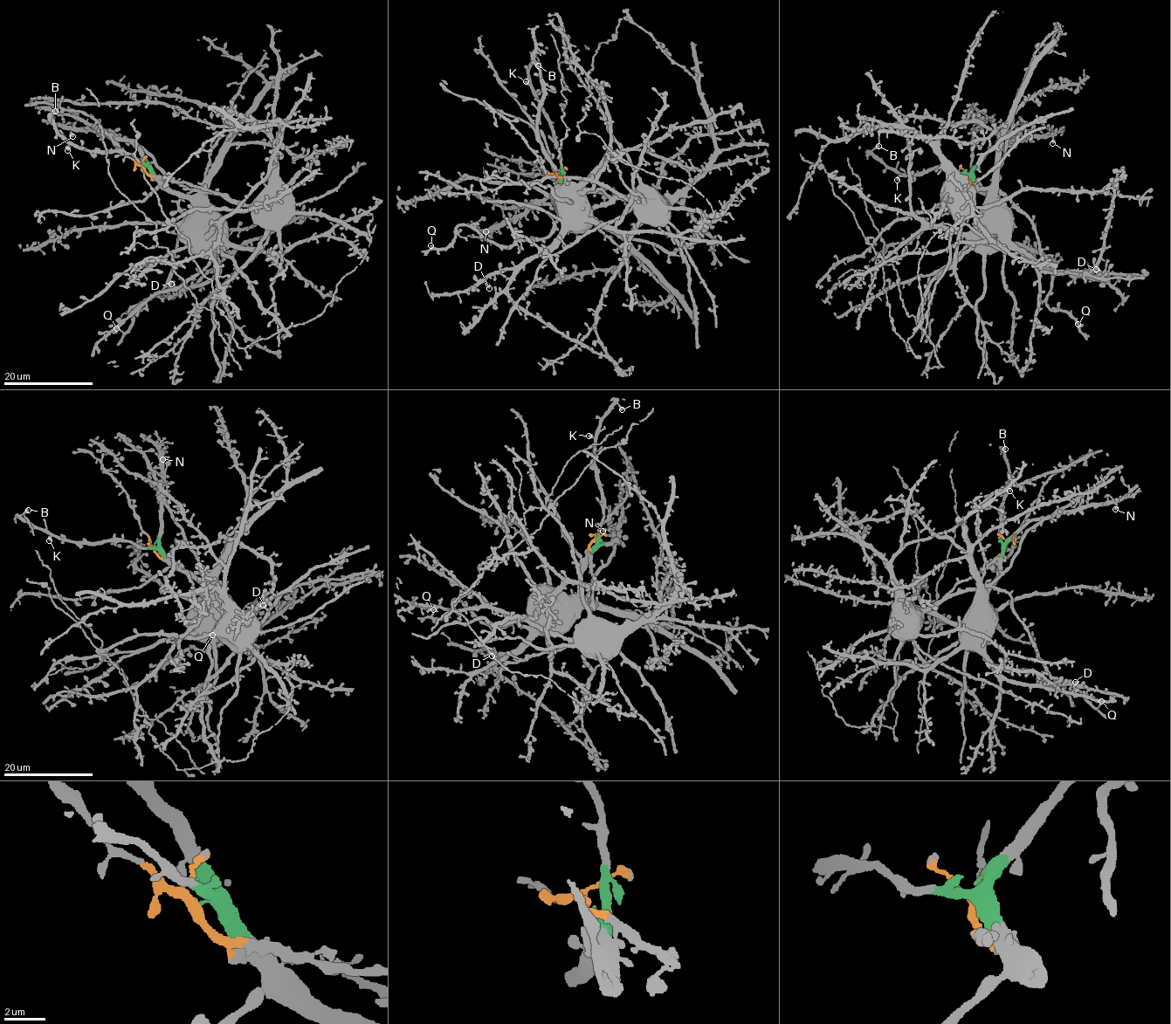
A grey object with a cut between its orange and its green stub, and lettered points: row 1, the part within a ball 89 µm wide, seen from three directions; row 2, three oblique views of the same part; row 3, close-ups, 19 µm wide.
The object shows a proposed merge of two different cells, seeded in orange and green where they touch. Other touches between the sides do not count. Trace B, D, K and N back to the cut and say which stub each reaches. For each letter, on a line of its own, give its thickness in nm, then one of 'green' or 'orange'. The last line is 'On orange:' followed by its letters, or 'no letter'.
B: 480 nm thick; green
D: 360 nm thick; green
K: 480 nm thick; green
N: 480 nm thick; green
On orange: no letter

